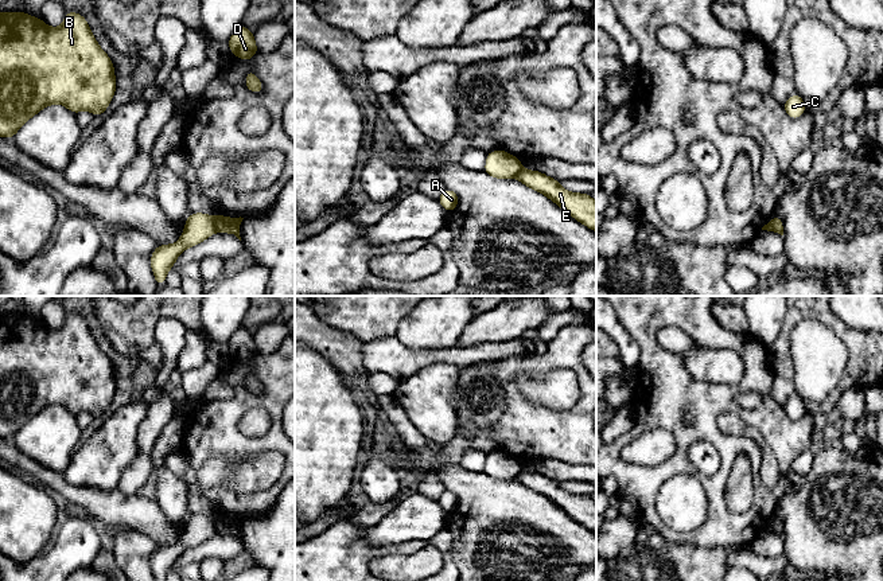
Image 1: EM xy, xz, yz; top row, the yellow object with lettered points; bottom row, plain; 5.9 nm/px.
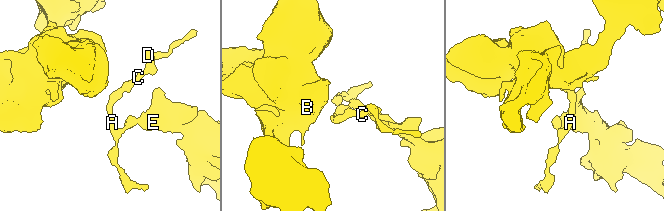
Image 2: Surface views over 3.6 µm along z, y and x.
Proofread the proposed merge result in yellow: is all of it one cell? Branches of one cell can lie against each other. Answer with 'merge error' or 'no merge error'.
merge error

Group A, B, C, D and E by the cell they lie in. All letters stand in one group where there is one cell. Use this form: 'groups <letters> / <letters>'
groups A C D / B E

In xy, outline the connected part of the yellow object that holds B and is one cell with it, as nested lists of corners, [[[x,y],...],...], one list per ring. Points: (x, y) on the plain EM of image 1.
[[[0,313],[0,437],[12,440],[36,414],[48,406],[62,405],[73,414],[89,412],[104,416],[116,393],[114,369],[98,347],[86,320],[78,313],[65,313],[63,325],[52,330],[26,313]]]

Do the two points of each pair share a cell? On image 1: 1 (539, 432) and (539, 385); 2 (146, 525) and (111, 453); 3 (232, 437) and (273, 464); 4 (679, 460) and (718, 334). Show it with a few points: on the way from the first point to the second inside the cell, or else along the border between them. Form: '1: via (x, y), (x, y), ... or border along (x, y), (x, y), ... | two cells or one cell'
1: border along (516, 382), (536, 404), (570, 408) | two cells
2: border along (85, 486), (116, 490) | two cells
3: border along (280, 452), (260, 451), (237, 460), (226, 460) | two cells
4: via (696, 425), (750, 377), (750, 362) | one cell

